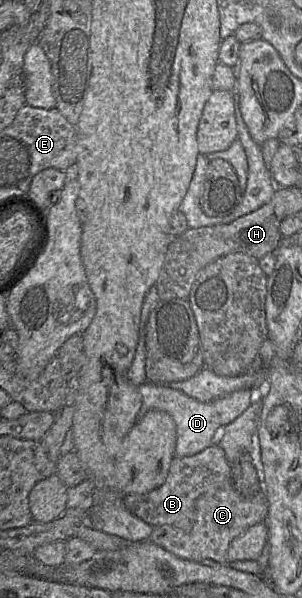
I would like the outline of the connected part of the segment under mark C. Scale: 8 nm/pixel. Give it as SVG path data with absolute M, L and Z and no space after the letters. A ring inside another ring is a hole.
M231 484L209 491L197 500L196 521L191 529L183 530L171 525L154 526L149 540L180 558L195 562L212 559L219 564L229 563L227 551L231 541L251 526L265 522L267 514L268 501L264 485L257 496L246 498Z

